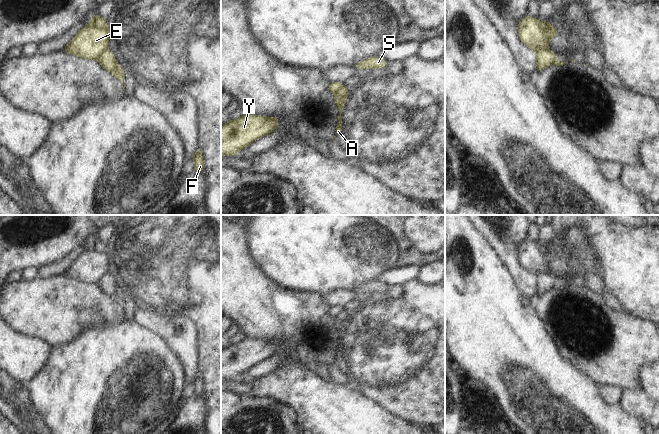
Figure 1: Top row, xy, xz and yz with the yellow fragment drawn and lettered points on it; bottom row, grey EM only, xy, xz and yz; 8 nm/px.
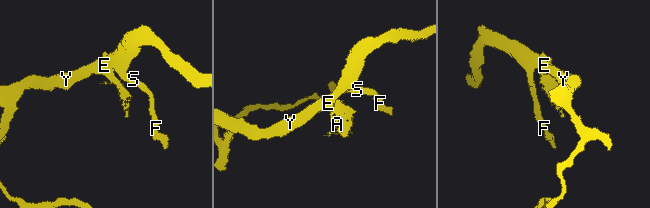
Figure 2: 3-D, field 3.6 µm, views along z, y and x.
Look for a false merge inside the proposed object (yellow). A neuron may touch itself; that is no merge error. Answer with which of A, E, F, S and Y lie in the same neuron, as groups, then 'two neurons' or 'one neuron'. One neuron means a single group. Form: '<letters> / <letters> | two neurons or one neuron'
A / E F S Y | two neurons

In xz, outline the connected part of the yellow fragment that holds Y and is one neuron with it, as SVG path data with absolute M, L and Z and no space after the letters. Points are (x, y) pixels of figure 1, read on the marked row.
M245 114L221 126L221 156L236 156L250 143L277 129L279 119Z

